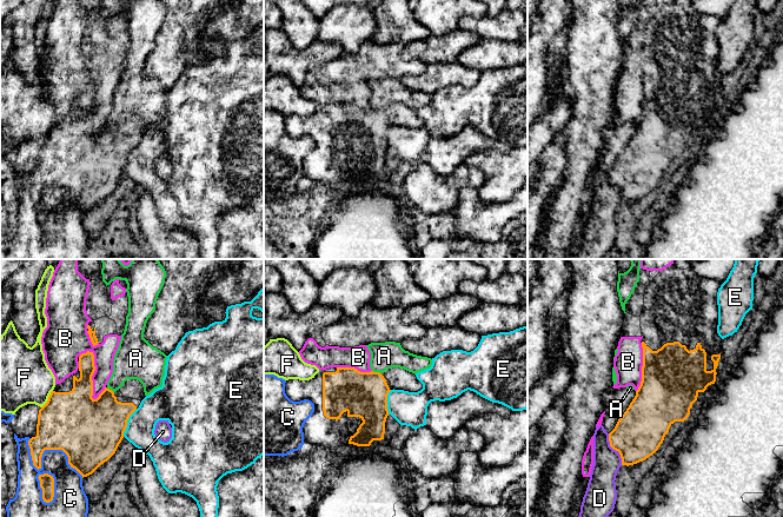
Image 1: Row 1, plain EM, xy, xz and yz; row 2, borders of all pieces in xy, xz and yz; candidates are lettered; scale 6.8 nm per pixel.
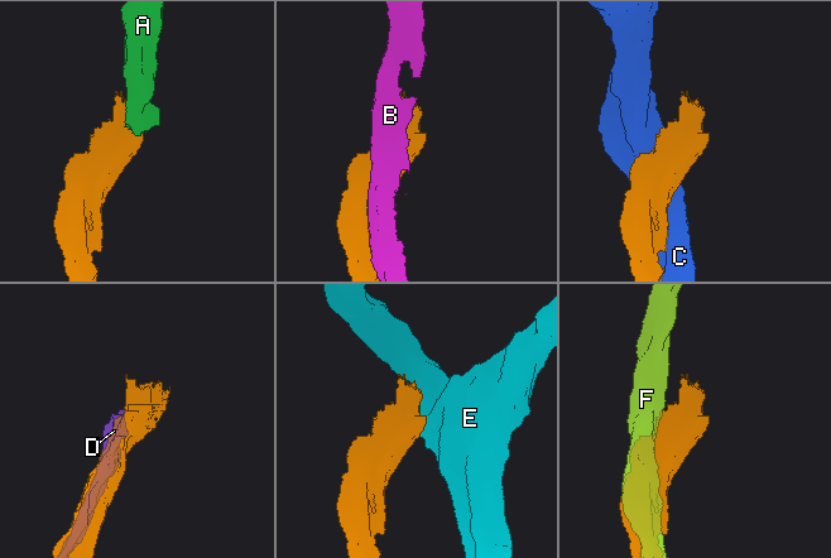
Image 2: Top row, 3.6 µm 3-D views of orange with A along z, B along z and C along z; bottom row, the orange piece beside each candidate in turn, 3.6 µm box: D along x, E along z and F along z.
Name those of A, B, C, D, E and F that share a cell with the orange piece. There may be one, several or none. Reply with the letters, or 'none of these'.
none of these

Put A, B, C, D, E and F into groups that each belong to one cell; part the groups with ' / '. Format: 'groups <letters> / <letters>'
groups A D / B / C / E / F

